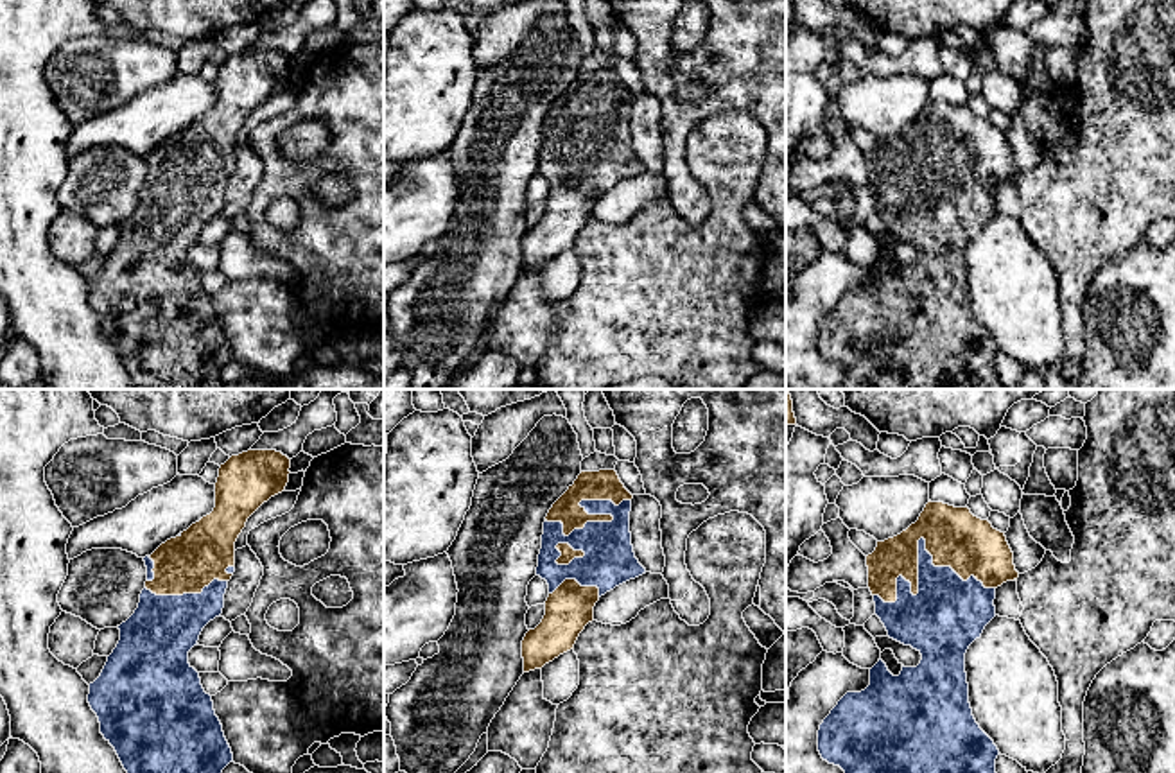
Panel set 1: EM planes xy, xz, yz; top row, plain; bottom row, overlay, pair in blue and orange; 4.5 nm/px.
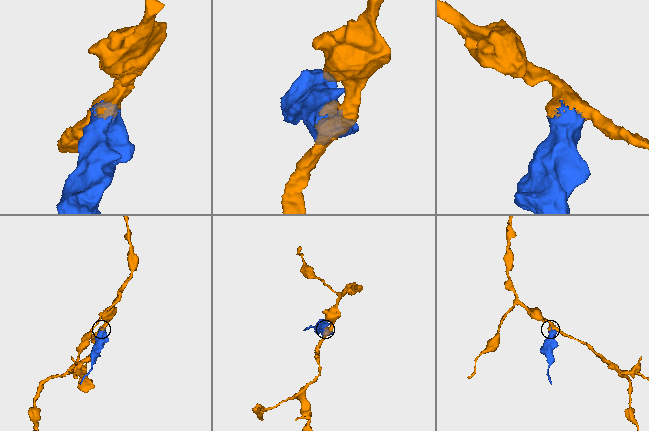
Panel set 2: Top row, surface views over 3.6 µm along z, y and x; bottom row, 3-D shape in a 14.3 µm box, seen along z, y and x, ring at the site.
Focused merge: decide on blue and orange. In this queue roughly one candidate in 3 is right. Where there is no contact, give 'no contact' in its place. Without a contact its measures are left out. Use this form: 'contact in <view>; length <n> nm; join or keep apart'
contact in yz; length 550 nm; join

